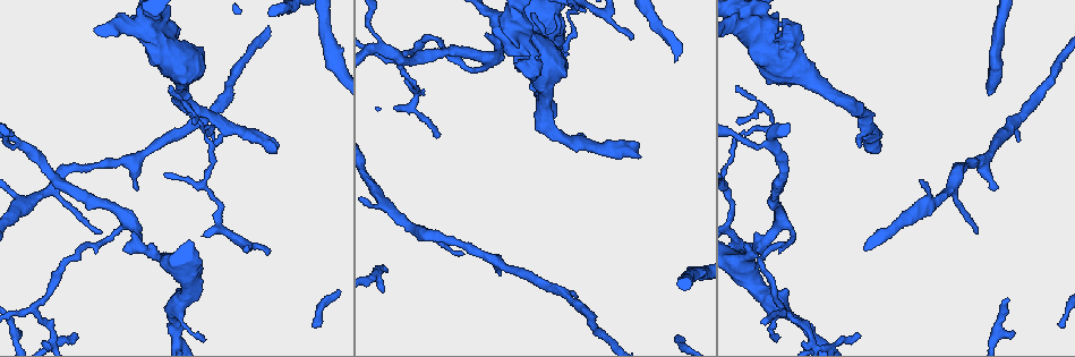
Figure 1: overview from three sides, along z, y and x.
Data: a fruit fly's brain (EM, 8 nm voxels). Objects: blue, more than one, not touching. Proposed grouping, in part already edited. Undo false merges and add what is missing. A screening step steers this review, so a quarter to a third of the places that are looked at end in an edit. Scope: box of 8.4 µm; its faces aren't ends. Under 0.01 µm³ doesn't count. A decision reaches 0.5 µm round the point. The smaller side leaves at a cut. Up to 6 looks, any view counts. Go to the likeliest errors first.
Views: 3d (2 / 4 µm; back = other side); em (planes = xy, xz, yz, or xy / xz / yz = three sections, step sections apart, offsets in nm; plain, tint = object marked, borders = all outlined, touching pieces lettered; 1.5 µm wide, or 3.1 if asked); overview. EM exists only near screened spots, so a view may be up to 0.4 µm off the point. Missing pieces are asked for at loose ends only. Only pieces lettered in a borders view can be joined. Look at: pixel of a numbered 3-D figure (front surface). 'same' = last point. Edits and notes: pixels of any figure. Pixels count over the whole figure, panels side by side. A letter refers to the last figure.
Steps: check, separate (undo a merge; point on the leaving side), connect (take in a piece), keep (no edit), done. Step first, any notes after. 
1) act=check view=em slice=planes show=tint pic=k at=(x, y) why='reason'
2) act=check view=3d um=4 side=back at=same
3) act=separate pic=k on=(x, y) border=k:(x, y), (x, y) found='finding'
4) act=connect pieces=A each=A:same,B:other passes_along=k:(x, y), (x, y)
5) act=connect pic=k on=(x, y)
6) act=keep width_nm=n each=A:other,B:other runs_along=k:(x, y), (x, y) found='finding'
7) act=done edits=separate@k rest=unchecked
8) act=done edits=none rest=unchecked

act=check view=3d um=4 pic=1 at=(278, 145) why='branch stops here'

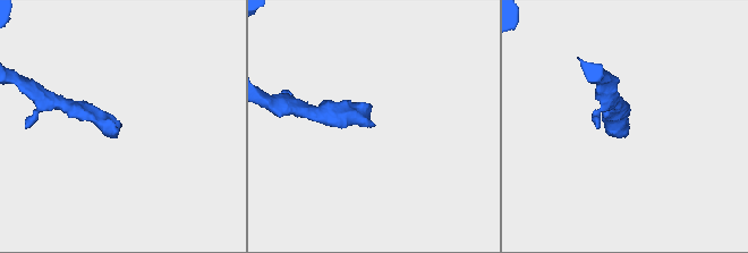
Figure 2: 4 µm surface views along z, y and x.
act=check view=em slice=xy step=4 show=borders pic=2 at=(373, 126) why='shape alone is not enough'

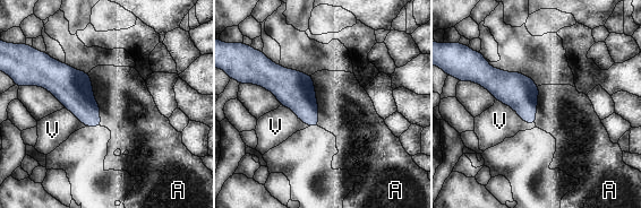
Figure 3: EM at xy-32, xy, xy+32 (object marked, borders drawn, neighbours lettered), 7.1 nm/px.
act=connect pieces=A each=A:same,V:other passes_along=3:(73, 87), (95, 100), (127, 109) found='it goes on there'

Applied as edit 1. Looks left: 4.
act=check view=overview

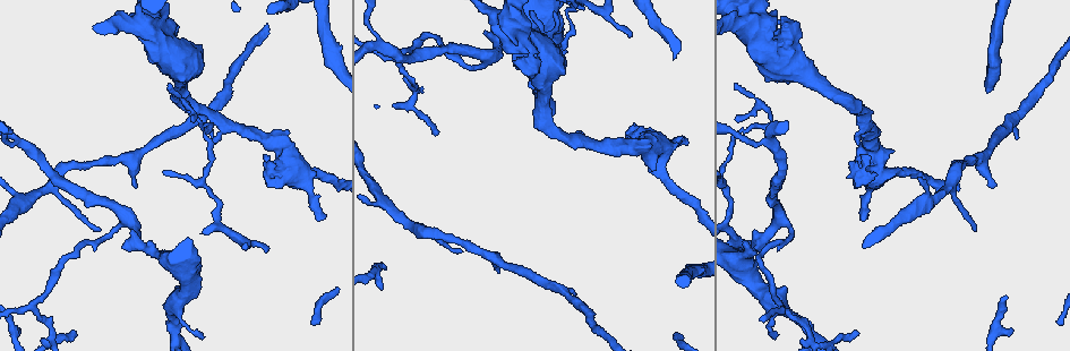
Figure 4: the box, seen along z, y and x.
act=check view=em slice=xz step=8 show=borders pic=4 at=(496, 269) why='free end'

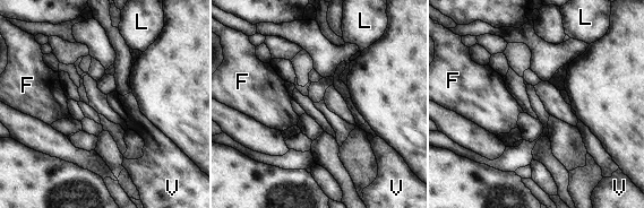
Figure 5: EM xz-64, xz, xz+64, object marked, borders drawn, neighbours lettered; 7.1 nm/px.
act=check view=em slice=planes show=borders at=same

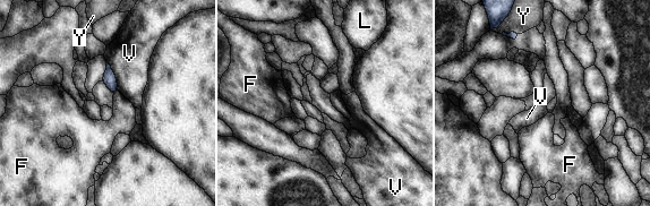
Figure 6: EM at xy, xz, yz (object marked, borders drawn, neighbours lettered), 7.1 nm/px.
act=keep each=F:other,L:other,V:other,Y:other border=6:(107, 61), (114, 74), (118, 89) found='none of them fits'

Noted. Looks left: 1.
act=done edits=connect@3 rest=unchecked

